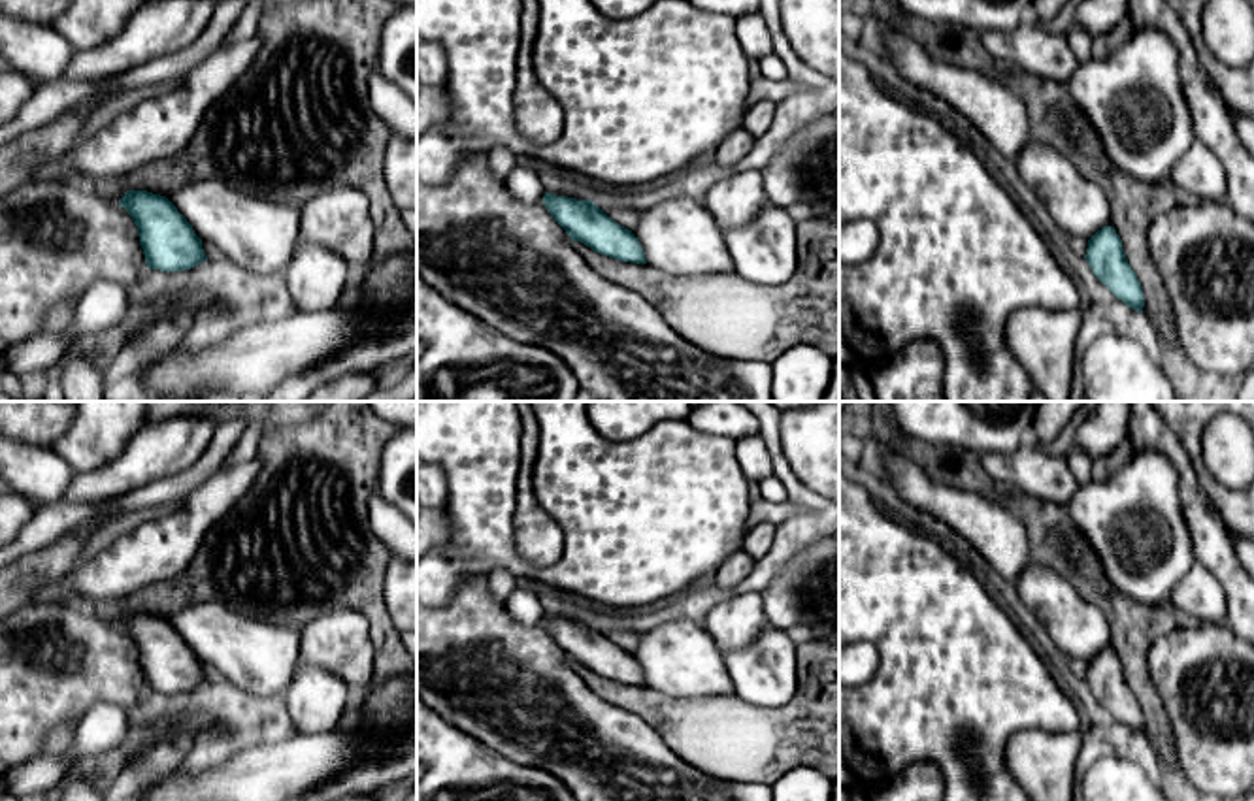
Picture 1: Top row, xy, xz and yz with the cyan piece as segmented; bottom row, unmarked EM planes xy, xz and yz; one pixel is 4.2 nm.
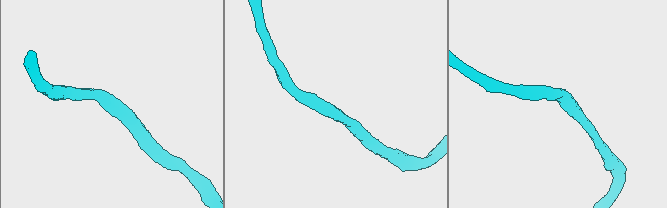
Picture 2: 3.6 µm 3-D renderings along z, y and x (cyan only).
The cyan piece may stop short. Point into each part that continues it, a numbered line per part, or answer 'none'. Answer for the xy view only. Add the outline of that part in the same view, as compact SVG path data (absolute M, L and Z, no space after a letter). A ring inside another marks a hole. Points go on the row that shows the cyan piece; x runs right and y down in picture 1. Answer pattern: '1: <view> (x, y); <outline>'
1: xy (261, 236); M196 179L168 200L200 239L253 273L285 273L300 239L341 256L356 273L375 253L370 204L351 187L319 192L300 209L256 198L221 179Z

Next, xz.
1: xz (679, 236); M673 198L635 215L632 234L647 264L677 277L735 271L751 283L777 286L786 283L798 268L798 222L786 209L769 202L751 222L730 230L722 230L703 202L692 198Z

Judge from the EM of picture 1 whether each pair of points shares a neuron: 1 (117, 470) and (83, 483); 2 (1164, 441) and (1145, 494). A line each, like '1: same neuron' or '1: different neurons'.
1: same neuron
2: different neurons

